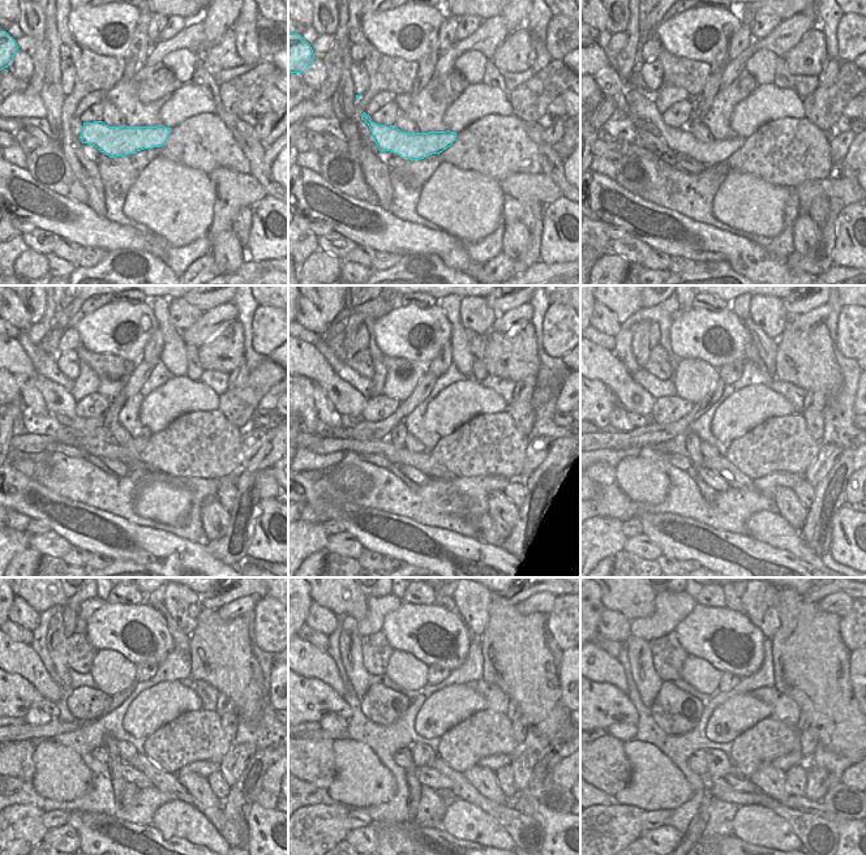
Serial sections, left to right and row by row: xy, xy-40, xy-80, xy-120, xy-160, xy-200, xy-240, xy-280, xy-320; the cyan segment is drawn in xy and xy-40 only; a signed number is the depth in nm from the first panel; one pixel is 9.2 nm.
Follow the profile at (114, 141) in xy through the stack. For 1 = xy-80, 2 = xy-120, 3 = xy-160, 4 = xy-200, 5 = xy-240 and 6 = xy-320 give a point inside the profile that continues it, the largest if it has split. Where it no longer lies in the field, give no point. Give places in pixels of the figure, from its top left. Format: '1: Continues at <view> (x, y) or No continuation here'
1: Continues at xy-80 (642, 104)
2: Continues at xy-120 (58, 399)
3: Continues at xy-160 (347, 400)
4: Continues at xy-200 (607, 366)
5: Continues at xy-240 (22, 660)
6: Continues at xy-320 (607, 669)

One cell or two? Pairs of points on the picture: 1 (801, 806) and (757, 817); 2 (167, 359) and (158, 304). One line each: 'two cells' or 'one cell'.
1: two cells
2: one cell

